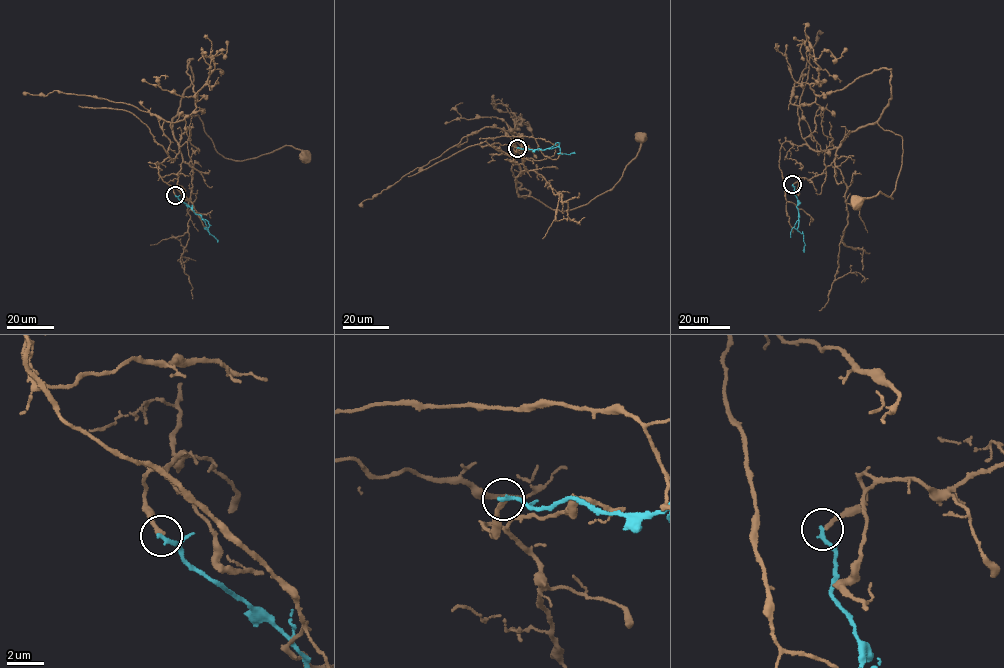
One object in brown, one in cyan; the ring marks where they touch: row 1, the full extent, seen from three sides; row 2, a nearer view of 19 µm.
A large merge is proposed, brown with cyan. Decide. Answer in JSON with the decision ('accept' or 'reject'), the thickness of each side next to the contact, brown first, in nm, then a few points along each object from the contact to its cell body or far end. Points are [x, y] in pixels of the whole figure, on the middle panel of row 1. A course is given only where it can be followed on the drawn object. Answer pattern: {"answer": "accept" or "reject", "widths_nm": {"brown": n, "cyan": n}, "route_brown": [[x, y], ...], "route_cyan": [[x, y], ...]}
{"answer": "reject", "widths_nm": {"brown": 240, "cyan": 240}, "route_brown": [[517, 148], [527, 170], [516, 177], [518, 194], [564, 211], [612, 190], [635, 157], [642, 136]], "route_cyan": [[517, 148], [544, 150], [559, 146], [561, 154], [574, 153]]}

